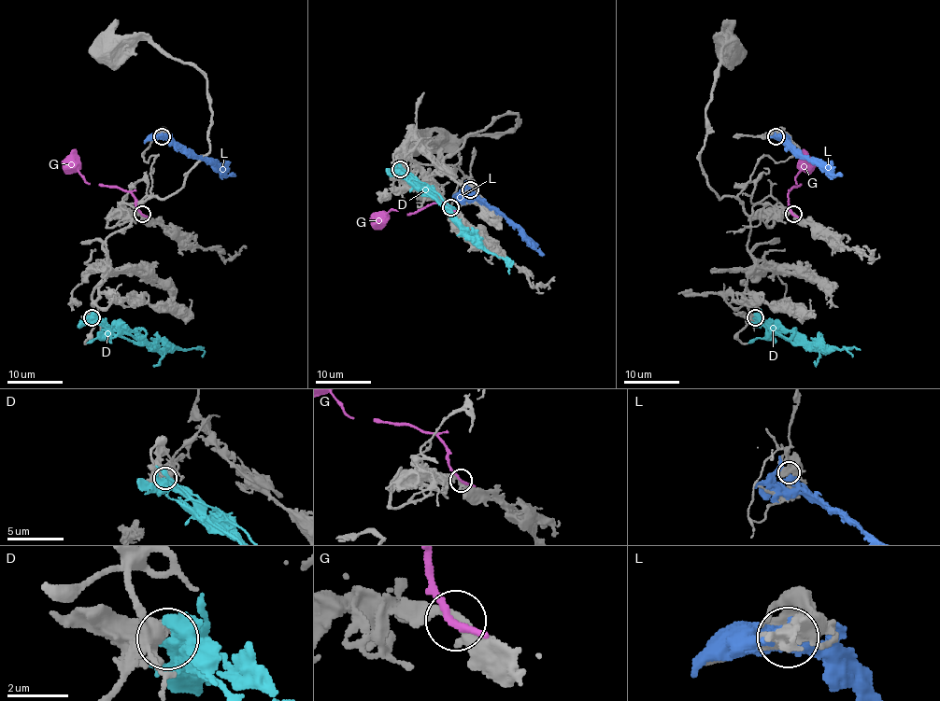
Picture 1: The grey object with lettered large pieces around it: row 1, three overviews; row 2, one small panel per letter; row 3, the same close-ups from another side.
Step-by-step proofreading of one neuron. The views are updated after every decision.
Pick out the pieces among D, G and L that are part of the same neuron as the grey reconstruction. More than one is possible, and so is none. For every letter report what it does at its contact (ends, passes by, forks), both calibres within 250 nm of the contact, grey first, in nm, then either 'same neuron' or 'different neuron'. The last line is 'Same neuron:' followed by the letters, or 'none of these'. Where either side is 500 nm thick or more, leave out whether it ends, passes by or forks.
D: calibres 480 and 500 nm; same neuron
G: it passes by; calibres 260 and 200 nm; different neuron
L: calibres 700 and 380 nm; different neuron
Same neuron: D

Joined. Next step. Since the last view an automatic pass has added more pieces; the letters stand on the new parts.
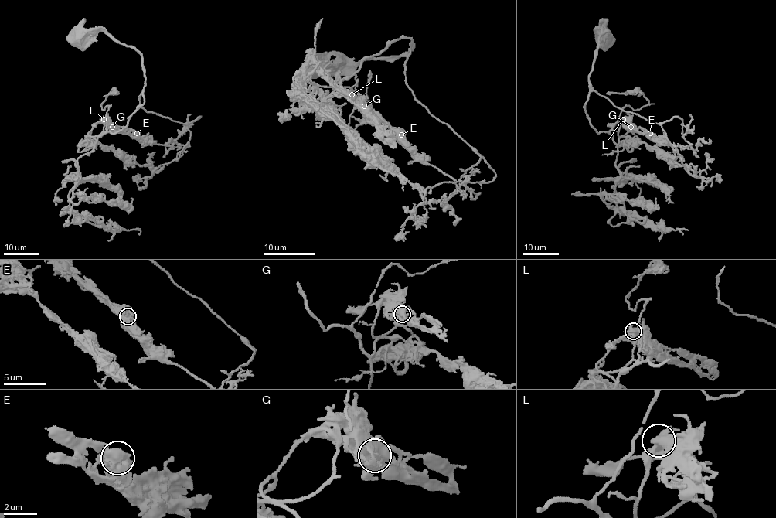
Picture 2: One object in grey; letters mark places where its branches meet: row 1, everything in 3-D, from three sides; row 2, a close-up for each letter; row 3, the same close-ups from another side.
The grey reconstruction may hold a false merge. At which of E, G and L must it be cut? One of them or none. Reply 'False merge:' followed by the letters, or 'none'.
False merge: none

